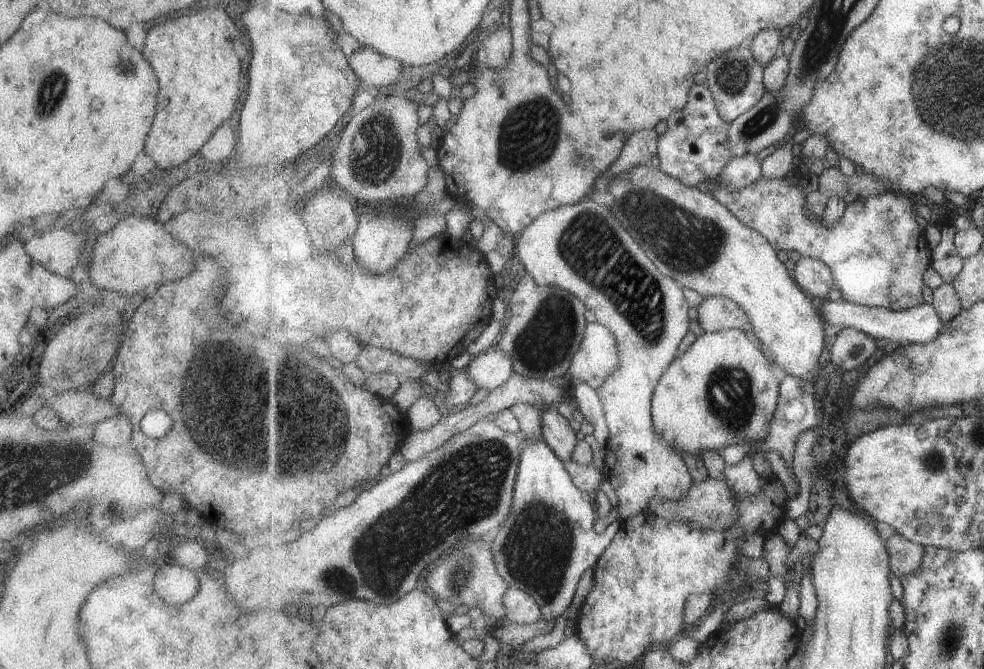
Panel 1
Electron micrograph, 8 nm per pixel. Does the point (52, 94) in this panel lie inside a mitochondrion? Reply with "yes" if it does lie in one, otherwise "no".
yes

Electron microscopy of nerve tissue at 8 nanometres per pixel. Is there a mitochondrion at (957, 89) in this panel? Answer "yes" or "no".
yes

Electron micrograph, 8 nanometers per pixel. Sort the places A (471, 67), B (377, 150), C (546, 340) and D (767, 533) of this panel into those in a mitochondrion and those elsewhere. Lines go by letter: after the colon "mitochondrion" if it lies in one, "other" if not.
A: other
B: mitochondrion
C: mitochondrion
D: other

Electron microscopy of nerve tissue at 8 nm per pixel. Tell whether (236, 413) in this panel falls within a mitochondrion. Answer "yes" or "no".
yes

